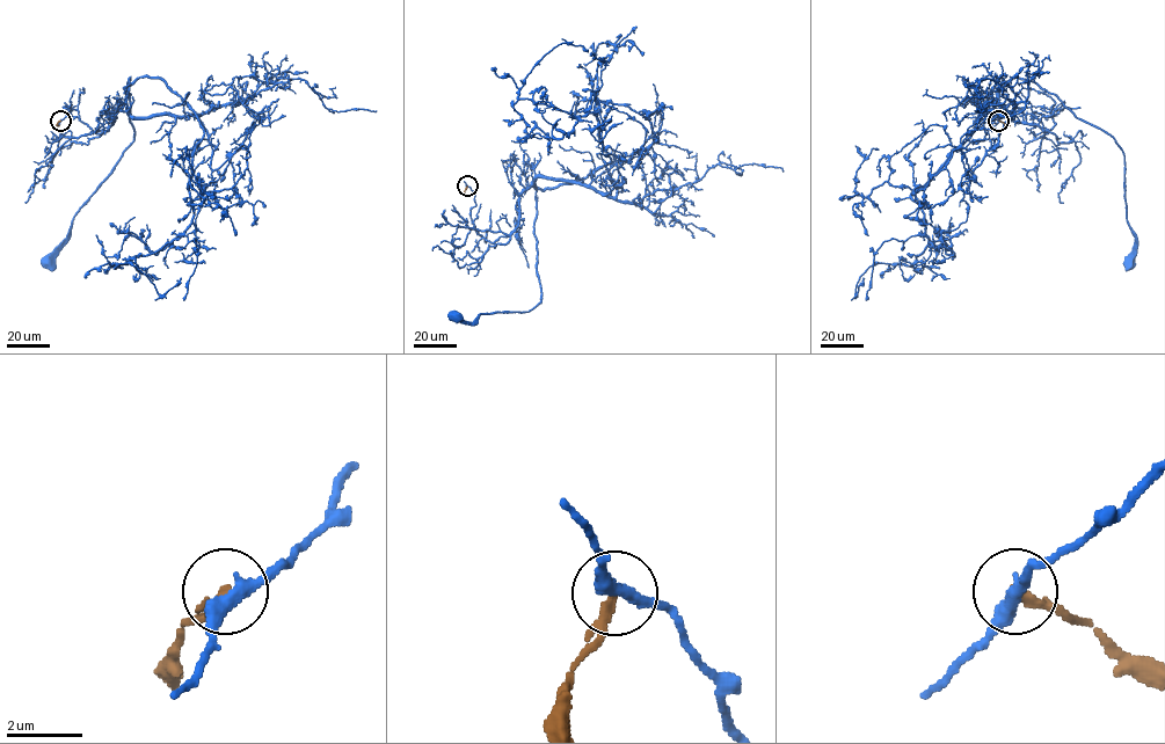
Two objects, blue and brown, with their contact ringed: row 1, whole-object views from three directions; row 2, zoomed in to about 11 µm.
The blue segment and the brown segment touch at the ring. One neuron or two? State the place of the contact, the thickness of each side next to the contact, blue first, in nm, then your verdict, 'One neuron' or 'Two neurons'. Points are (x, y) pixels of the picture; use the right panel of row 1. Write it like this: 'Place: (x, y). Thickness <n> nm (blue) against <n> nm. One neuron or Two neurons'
Place: (998, 121). Thickness 360 nm (blue) against 220 nm. Two neurons

